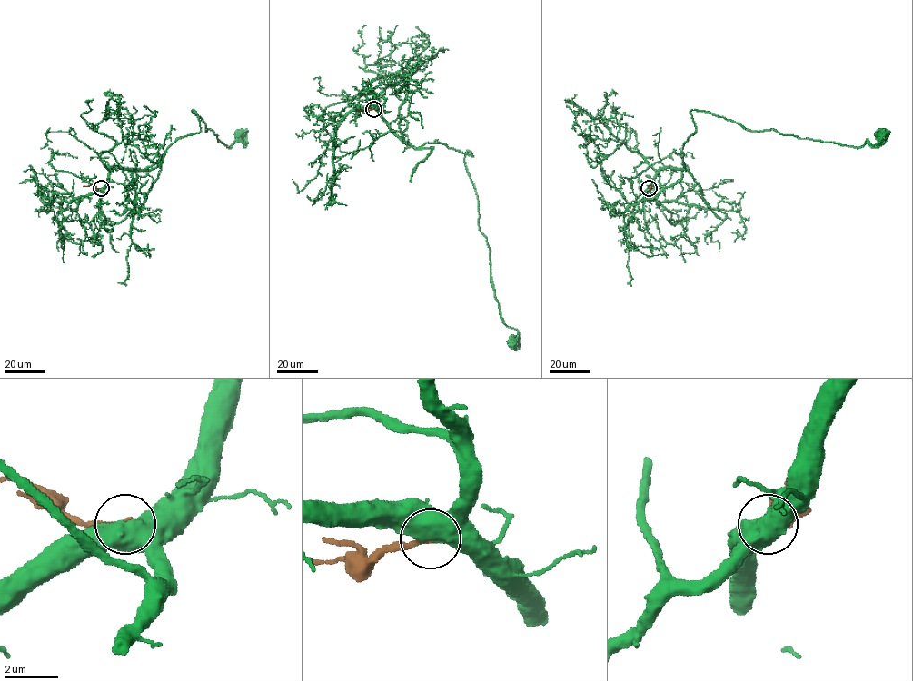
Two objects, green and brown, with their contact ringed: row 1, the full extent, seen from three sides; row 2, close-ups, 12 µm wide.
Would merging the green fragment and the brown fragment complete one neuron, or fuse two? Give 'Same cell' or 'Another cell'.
Another cell

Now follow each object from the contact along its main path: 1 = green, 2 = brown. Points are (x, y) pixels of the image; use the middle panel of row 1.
1: (373, 109), (413, 146), (444, 143), (472, 154), (467, 151), (464, 164), (500, 314), (519, 333), (513, 343)
2: (373, 109), (355, 110)

